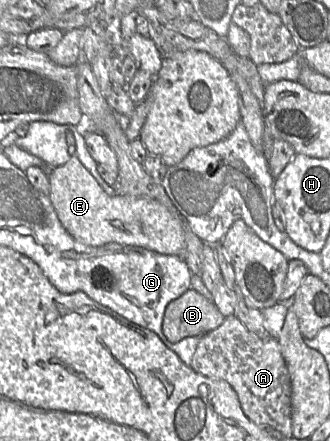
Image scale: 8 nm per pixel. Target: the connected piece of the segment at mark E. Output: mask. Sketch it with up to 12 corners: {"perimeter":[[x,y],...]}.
{"perimeter":[[76,158],[48,170],[52,206],[88,246],[183,256],[185,223],[108,195]]}

